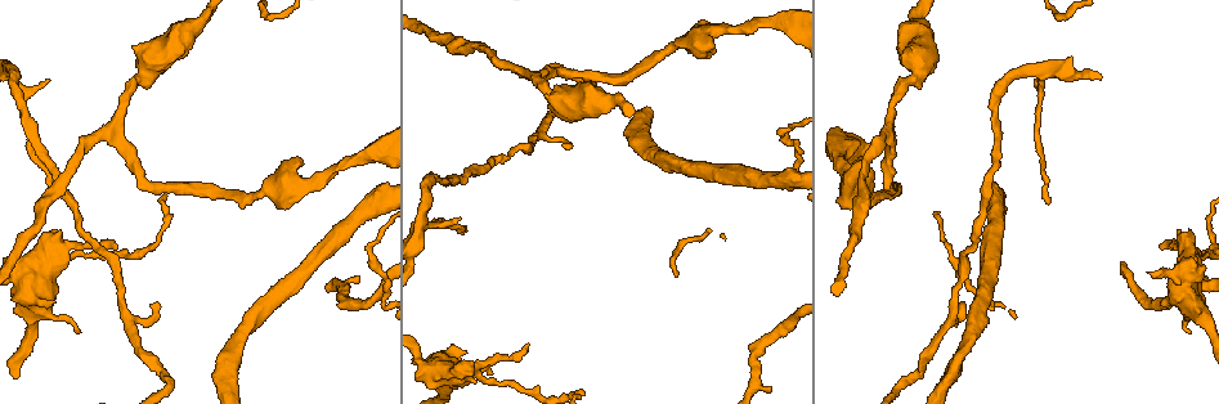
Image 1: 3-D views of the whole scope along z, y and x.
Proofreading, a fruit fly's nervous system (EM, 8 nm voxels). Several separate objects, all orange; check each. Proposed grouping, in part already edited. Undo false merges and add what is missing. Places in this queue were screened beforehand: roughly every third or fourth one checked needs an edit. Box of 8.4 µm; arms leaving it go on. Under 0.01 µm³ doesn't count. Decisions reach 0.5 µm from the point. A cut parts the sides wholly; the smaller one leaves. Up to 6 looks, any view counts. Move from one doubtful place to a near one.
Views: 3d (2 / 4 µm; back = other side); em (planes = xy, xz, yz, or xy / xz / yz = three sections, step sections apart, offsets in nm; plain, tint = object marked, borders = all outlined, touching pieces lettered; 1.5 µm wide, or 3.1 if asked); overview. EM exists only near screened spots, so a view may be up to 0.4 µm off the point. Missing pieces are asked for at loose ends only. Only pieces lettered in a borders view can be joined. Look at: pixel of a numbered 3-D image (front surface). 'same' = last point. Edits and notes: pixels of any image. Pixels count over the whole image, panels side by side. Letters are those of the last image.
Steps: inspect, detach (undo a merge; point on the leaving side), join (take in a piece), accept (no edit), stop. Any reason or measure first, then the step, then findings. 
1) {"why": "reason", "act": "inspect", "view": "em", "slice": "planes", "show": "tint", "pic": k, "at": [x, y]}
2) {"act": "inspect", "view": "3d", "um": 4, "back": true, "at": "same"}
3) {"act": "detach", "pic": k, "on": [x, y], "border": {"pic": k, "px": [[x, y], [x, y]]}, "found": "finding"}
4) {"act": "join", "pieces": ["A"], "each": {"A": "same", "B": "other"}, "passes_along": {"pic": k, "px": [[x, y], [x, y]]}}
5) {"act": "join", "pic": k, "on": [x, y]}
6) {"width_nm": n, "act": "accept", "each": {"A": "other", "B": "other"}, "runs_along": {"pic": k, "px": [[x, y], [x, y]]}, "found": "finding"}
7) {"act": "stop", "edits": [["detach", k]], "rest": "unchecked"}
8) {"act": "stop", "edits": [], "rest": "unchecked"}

{"why": "tapers out", "act": "inspect", "view": "em", "slice": "planes", "show": "borders", "pic": 1, "at": [116, 248]}

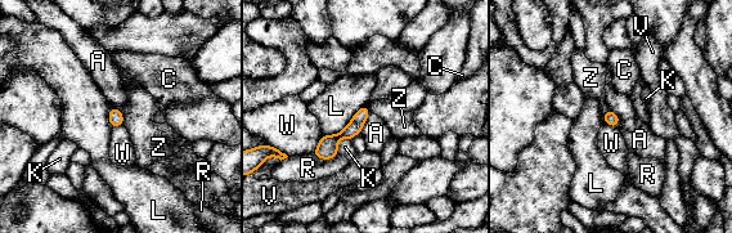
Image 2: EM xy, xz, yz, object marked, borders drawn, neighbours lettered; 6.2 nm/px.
{"longest_contact_nm": ["L", 320], "act": "accept", "each": {"A": "other", "C": "other", "K": "other", "L": "other", "R": "other", "V": "other", "W": "other", "Z": "other"}, "found": "none of them fits"}

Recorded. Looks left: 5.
{"why": "tapers out", "act": "inspect", "view": "3d", "um": 2, "pic": 1, "at": [1047, 203]}

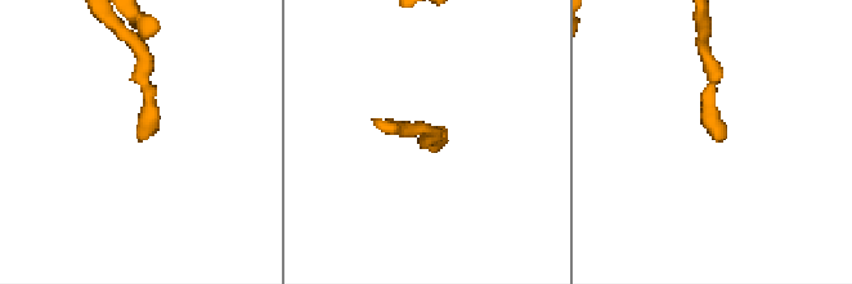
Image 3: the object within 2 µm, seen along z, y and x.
{"why": "shape alone is not enough", "act": "inspect", "view": "em", "slice": "planes", "show": "borders", "pic": 3, "at": [138, 140]}

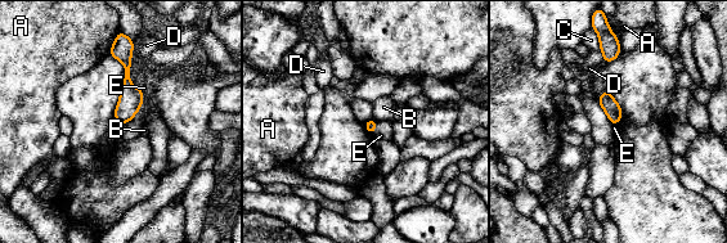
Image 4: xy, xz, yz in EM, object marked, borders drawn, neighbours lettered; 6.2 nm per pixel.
{"act": "accept", "each": {"A": "other", "B": "other", "C": "other", "D": "other", "E": "other"}, "border": {"pic": 4, "px": [[143, 99], [137, 113], [124, 125]]}, "found": "none of them fits"}

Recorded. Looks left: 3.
{"why": "thin end", "act": "inspect", "view": "em", "slice": "planes", "show": "borders", "pic": 1, "at": [46, 81]}

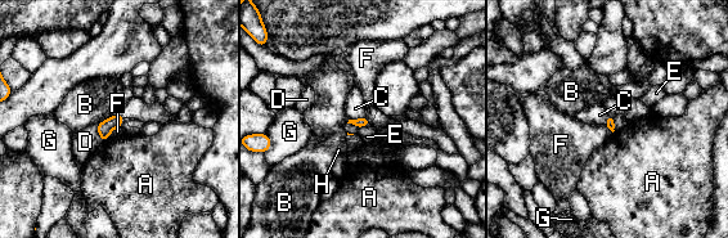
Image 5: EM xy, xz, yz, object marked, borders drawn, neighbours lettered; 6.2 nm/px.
{"act": "accept", "each": {"A": "other", "B": "other", "C": "other", "D": "other", "E": "other", "F": "other", "G": "other", "H": "other"}, "border": {"pic": 5, "px": [[615, 117], [614, 130]]}, "found": "no lettered piece goes on from it"}

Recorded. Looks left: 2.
{"act": "stop", "edits": [], "rest": "unchecked"}

